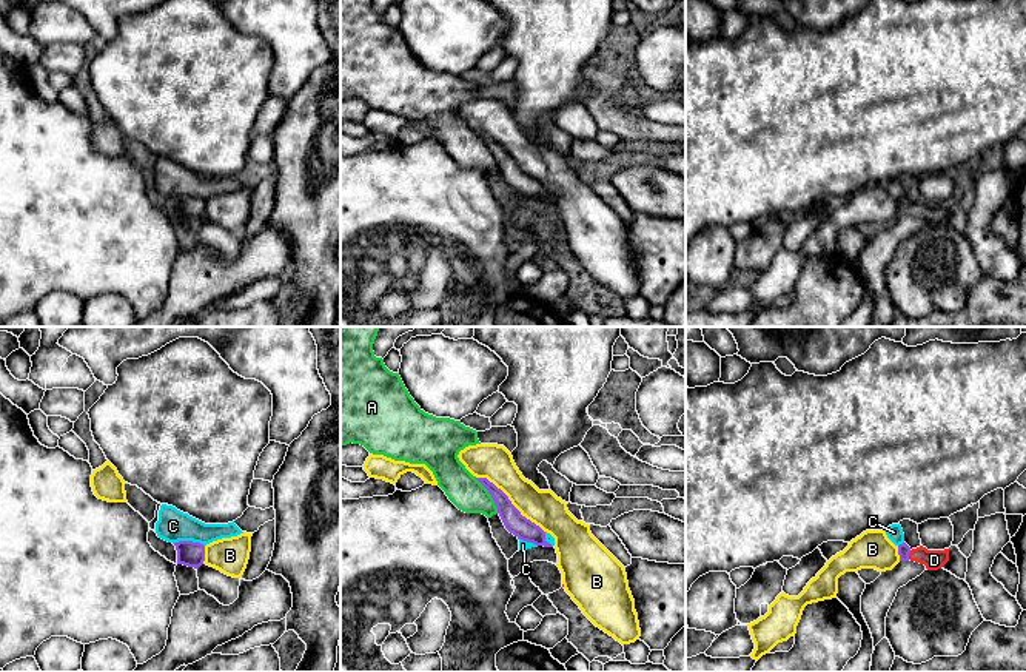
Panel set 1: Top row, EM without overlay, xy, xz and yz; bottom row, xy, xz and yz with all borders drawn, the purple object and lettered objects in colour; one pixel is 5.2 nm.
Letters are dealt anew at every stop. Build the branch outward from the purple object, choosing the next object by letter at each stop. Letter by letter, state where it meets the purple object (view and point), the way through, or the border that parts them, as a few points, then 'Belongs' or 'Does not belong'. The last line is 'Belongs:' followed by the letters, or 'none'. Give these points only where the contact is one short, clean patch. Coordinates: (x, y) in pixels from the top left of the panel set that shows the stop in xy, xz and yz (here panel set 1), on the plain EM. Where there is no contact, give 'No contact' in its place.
A: Touches purple at xz (490, 148). Does not belong
B: Touches purple at xz (510, 156). Does not belong
C: Touches purple at xy (188, 196). Boundary: xy (173, 198), (199, 196), (204, 201). Does not belong
D: Touches purple at yz (908, 210). Path across: yz (903, 204), (908, 210), (923, 210), (934, 215). Belongs
Belongs: D

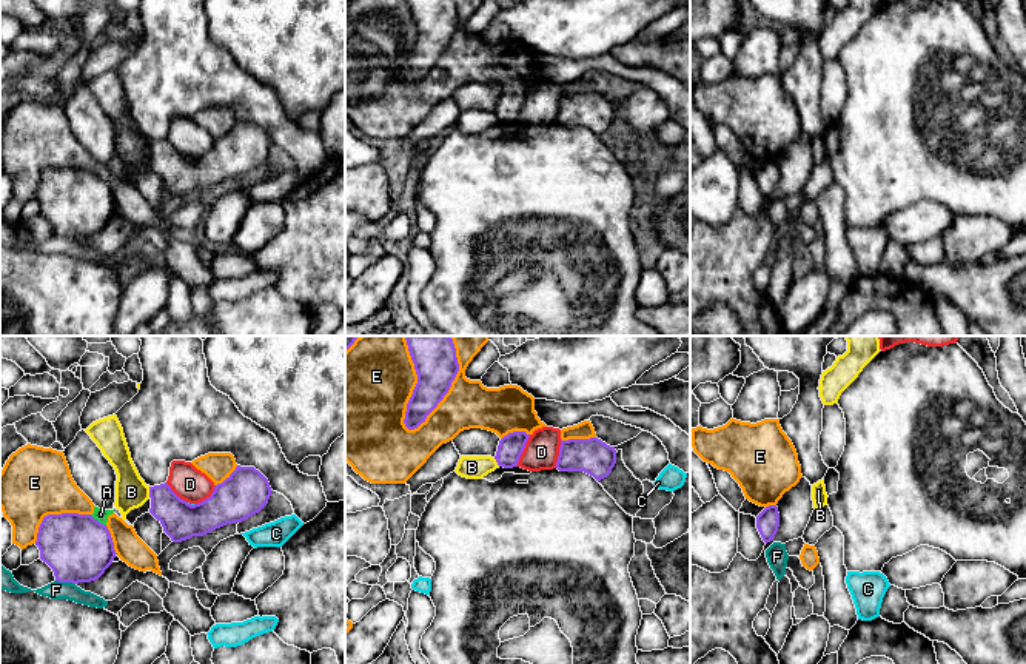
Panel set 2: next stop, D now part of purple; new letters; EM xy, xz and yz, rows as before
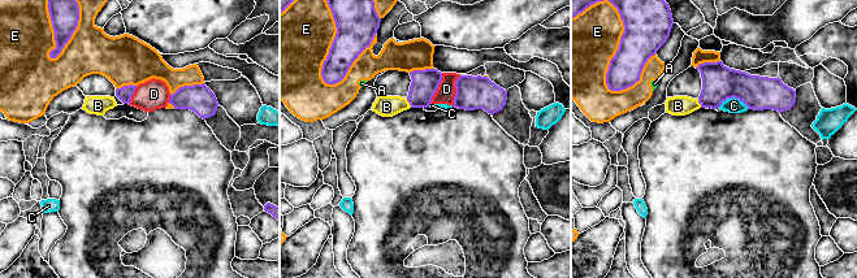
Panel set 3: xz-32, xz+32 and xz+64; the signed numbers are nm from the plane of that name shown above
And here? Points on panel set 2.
A: Touches purple at xy (96, 174). Boundary: xy (90, 170), (105, 181). Does not belong
B: Touches purple at xy (150, 147). Boundary: xy (148, 142), (150, 151). Does not belong
C: Touches purple at xy (190, 159). Does not belong
D: Touches purple at xz (523, 105). Boundary: xz (530, 90), (516, 120). Does not belong
E: Touches purple at xz (449, 43). Does not belong
F: Touches purple at xy (65, 236). Does not belong
Belongs: none

